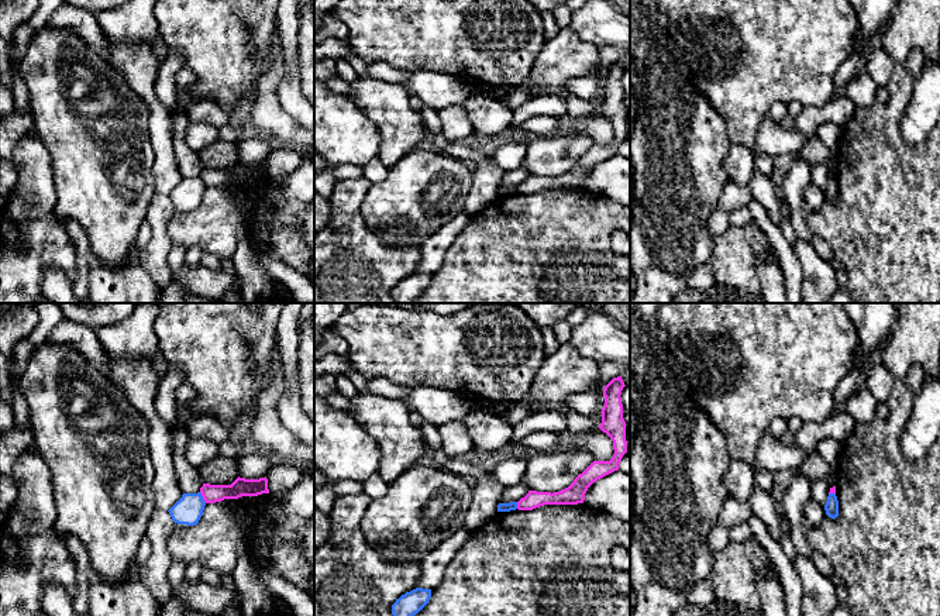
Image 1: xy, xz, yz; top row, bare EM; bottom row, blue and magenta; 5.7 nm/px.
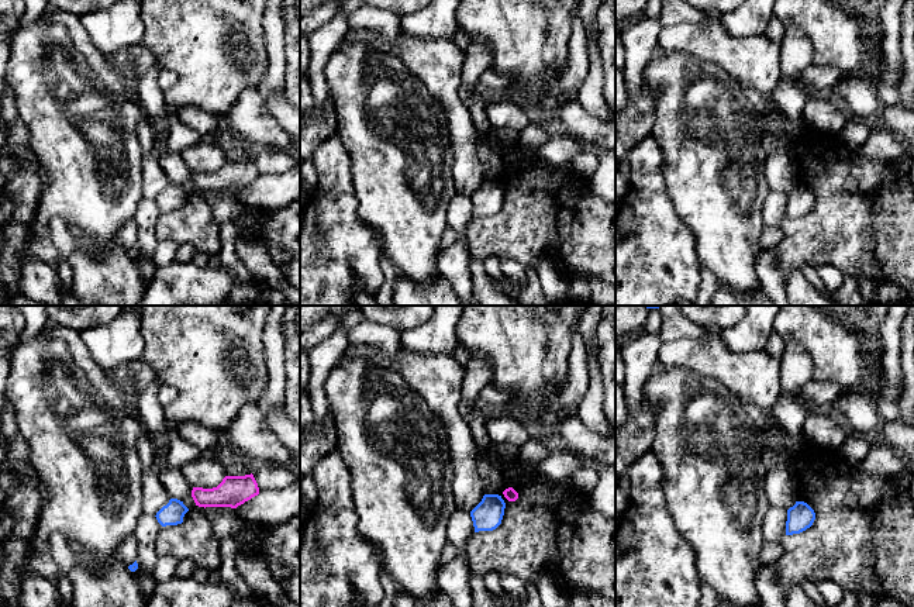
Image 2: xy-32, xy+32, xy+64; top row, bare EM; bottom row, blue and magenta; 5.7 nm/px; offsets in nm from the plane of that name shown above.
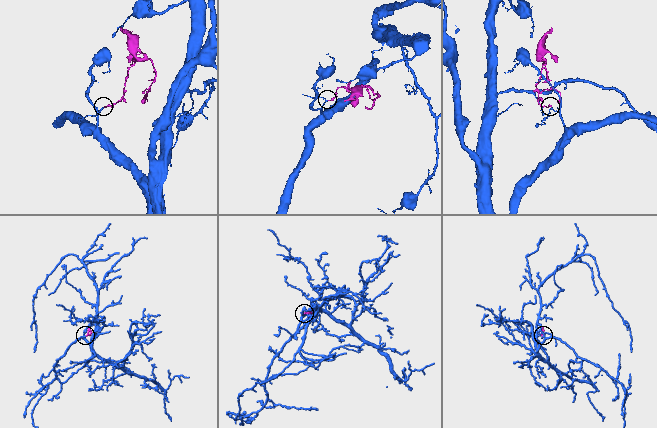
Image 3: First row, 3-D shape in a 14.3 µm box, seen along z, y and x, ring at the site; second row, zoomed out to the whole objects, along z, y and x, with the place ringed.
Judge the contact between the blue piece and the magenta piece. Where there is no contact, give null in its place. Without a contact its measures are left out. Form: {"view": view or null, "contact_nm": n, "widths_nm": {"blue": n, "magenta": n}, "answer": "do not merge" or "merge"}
{"view": "xy", "contact_nm": 80, "widths_nm": {"blue": 160, "magenta": 110}, "answer": "do not merge"}

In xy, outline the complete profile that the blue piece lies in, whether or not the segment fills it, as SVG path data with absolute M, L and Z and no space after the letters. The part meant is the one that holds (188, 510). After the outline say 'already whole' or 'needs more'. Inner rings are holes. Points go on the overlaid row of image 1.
M200 492L183 493L168 512L175 523L194 526L203 516L204 506L206 502Z; already whole

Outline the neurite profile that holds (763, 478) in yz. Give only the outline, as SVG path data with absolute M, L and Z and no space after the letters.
M760 468L760 469L754 471L754 475L755 475L757 486L761 491L769 493L771 489L772 489L772 485L774 485L774 482L772 482L772 472Z

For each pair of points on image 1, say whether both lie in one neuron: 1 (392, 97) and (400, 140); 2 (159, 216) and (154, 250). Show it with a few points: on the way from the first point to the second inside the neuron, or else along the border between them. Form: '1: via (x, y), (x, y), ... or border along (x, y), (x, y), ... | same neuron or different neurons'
1: via (392, 107), (392, 116), (400, 130) | same neuron
2: via (159, 224), (159, 241) | same neuron

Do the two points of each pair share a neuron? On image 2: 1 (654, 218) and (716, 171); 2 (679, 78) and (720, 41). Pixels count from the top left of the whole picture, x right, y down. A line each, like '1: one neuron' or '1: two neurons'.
1: two neurons
2: two neurons

